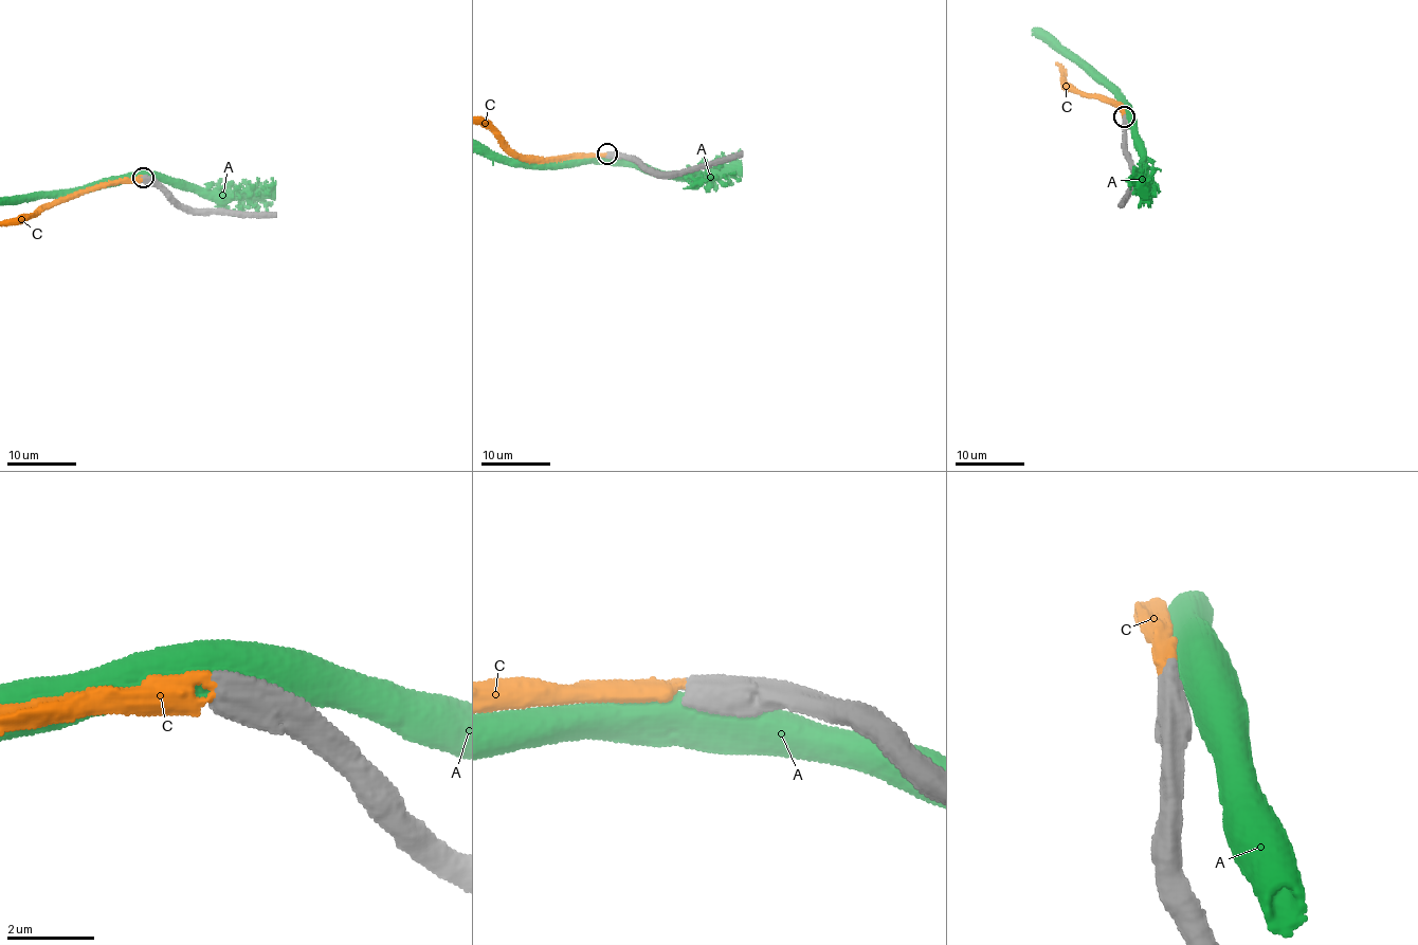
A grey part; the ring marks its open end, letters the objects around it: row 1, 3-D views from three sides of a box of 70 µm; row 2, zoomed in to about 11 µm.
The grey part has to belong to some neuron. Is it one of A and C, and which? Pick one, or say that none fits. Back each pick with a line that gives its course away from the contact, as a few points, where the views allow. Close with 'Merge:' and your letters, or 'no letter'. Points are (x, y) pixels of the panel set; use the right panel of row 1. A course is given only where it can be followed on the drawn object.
C: via (1125, 117), (1121, 103), (1067, 86), (1060, 62), (1051, 49)
Merge: C

